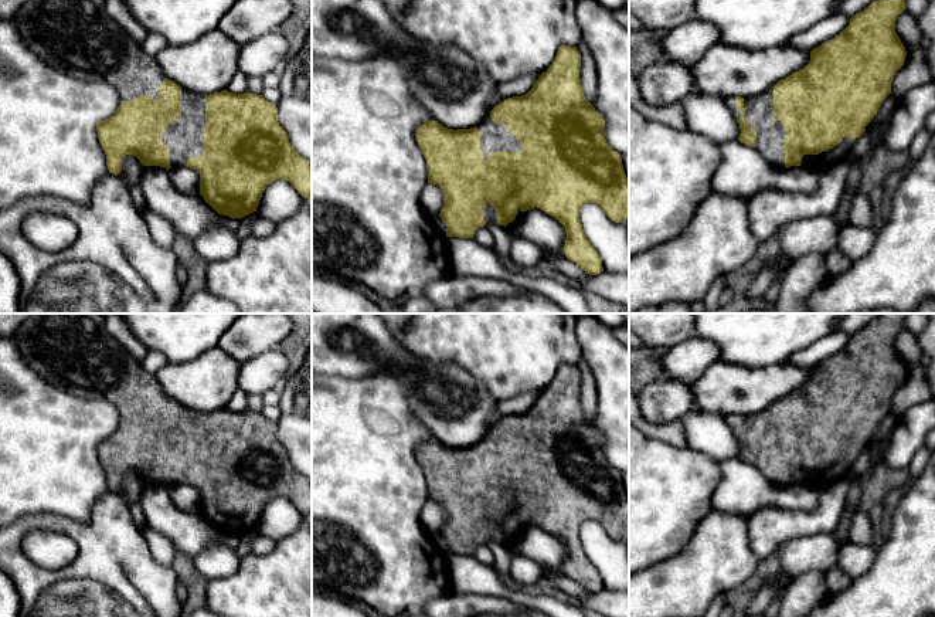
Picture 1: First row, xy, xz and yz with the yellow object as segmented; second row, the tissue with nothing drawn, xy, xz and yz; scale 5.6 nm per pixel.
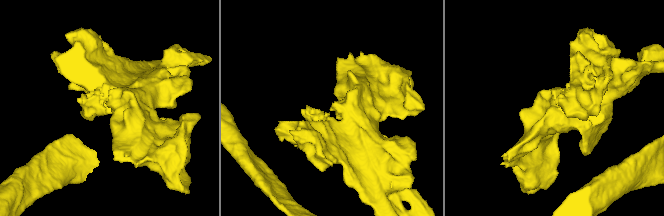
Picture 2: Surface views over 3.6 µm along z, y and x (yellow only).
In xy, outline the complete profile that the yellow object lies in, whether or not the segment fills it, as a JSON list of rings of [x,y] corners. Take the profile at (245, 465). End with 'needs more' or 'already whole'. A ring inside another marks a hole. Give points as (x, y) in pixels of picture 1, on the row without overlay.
[[[31,313],[13,335],[13,339],[24,359],[24,362],[40,376],[42,376],[51,384],[60,387],[85,400],[103,400],[110,403],[119,414],[119,424],[113,434],[96,441],[98,457],[106,472],[106,482],[109,491],[118,494],[122,488],[123,475],[126,472],[136,474],[143,484],[160,484],[178,485],[187,484],[200,491],[200,512],[204,515],[218,532],[228,533],[231,536],[242,536],[254,529],[259,522],[264,508],[266,504],[275,498],[288,498],[303,516],[312,516],[312,479],[300,474],[295,465],[290,462],[289,455],[283,445],[278,440],[278,426],[275,421],[268,420],[262,413],[255,413],[251,410],[245,411],[231,411],[227,407],[221,410],[214,410],[210,413],[200,413],[187,407],[183,407],[176,400],[171,400],[162,390],[156,374],[147,373],[139,360],[130,356],[130,353],[112,336],[108,335],[105,329],[105,313]]]; needs more

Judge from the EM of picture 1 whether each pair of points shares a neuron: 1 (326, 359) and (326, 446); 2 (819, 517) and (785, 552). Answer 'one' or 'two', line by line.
1: two
2: two

